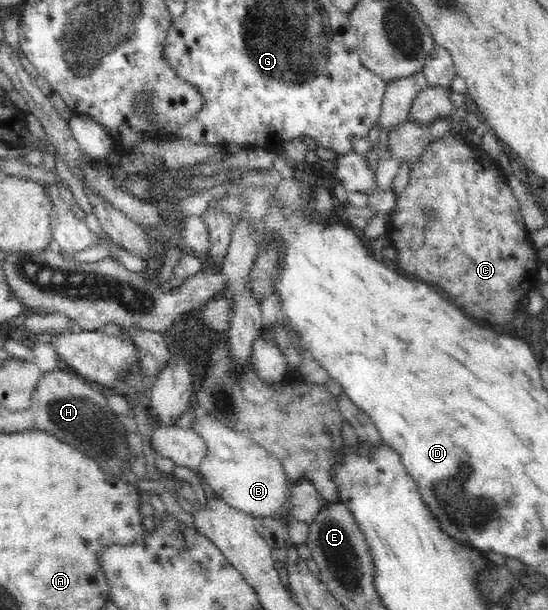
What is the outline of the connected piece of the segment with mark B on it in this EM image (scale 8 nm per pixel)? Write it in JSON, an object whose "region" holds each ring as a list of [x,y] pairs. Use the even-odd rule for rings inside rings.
{"region":[[[209,413],[191,421],[191,429],[197,432],[205,444],[207,455],[200,463],[200,473],[208,490],[221,496],[229,506],[247,516],[258,519],[277,519],[277,522],[289,527],[295,521],[292,515],[292,484],[278,459],[256,446],[246,435],[238,433]]]}

